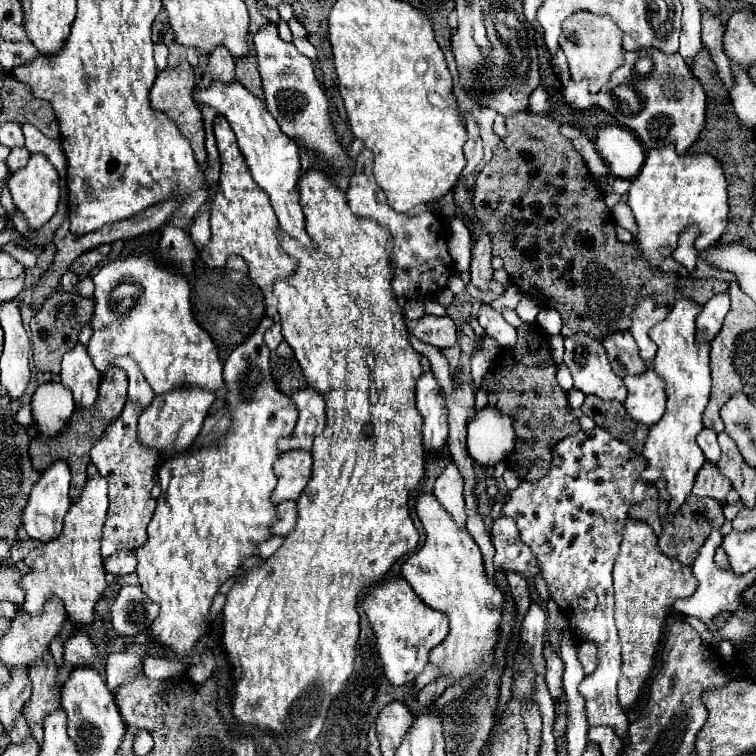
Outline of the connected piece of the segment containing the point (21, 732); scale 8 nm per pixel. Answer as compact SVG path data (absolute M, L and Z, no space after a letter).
M23 715L15 721L15 727L11 729L9 737L11 737L11 743L15 743L15 745L19 745L19 743L23 743L25 739L29 739L29 737L31 737L29 725L27 725L27 721L23 719Z

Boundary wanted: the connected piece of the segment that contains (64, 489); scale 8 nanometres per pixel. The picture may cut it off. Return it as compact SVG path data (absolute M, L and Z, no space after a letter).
M57 461L45 473L41 473L39 483L35 483L35 487L29 495L29 503L23 509L23 527L31 539L39 539L39 541L47 543L61 533L63 519L71 507L69 481L71 481L71 475L69 475L69 467L65 461Z

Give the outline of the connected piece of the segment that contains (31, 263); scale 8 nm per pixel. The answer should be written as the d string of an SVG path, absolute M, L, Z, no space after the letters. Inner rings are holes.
M9 242L3 245L1 250L9 253L13 258L19 261L19 263L23 263L27 269L35 267L35 263L37 263L37 257L35 257L33 251L25 249L25 247L21 247L21 245L15 242Z

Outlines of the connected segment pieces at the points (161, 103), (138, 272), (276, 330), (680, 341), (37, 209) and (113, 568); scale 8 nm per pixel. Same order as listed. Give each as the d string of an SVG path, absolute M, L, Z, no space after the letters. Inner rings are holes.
M179 63L177 67L173 67L173 69L163 69L163 71L157 75L157 79L155 79L155 83L153 83L151 91L149 91L149 97L151 97L151 107L153 107L155 111L165 113L165 115L179 127L179 131L189 139L189 143L191 143L191 147L193 147L193 151L195 151L195 161L197 161L199 165L203 165L205 159L207 159L207 151L205 151L203 117L201 117L201 111L197 109L197 105L195 105L195 101L193 101L193 89L195 89L195 85L197 85L197 81L195 81L195 71L193 71L193 67L187 65L187 63Z
M141 255L109 261L93 281L95 313L91 319L93 335L87 349L101 375L107 373L111 359L131 357L155 395L165 395L185 385L195 385L213 393L223 387L223 365L213 339L193 319L189 301L191 289L183 275L161 265L151 255ZM123 283L133 285L135 293L113 301L113 291Z
M275 323L273 327L269 327L269 329L265 331L263 341L265 341L265 345L267 345L269 349L275 349L275 347L283 341L283 337L281 337L281 325L279 325L279 323Z
M677 293L675 307L667 315L667 319L651 329L651 339L659 347L653 367L667 383L665 387L667 409L663 417L655 425L651 425L647 433L643 445L643 459L647 461L647 467L641 473L641 477L649 485L665 481L665 489L669 493L669 513L675 513L683 505L683 501L693 489L697 471L705 463L705 457L695 437L703 429L701 415L709 401L711 377L709 377L709 343L695 341L695 317L699 315L699 311L701 307L691 307L691 303L683 303L683 299L679 299Z
M31 155L27 167L7 179L7 187L17 211L27 219L29 229L39 229L57 211L59 175L55 175L43 155Z
M135 551L131 553L115 553L113 557L109 557L105 561L105 571L113 573L113 575L127 575L127 573L133 573L137 567L137 557L135 557Z

